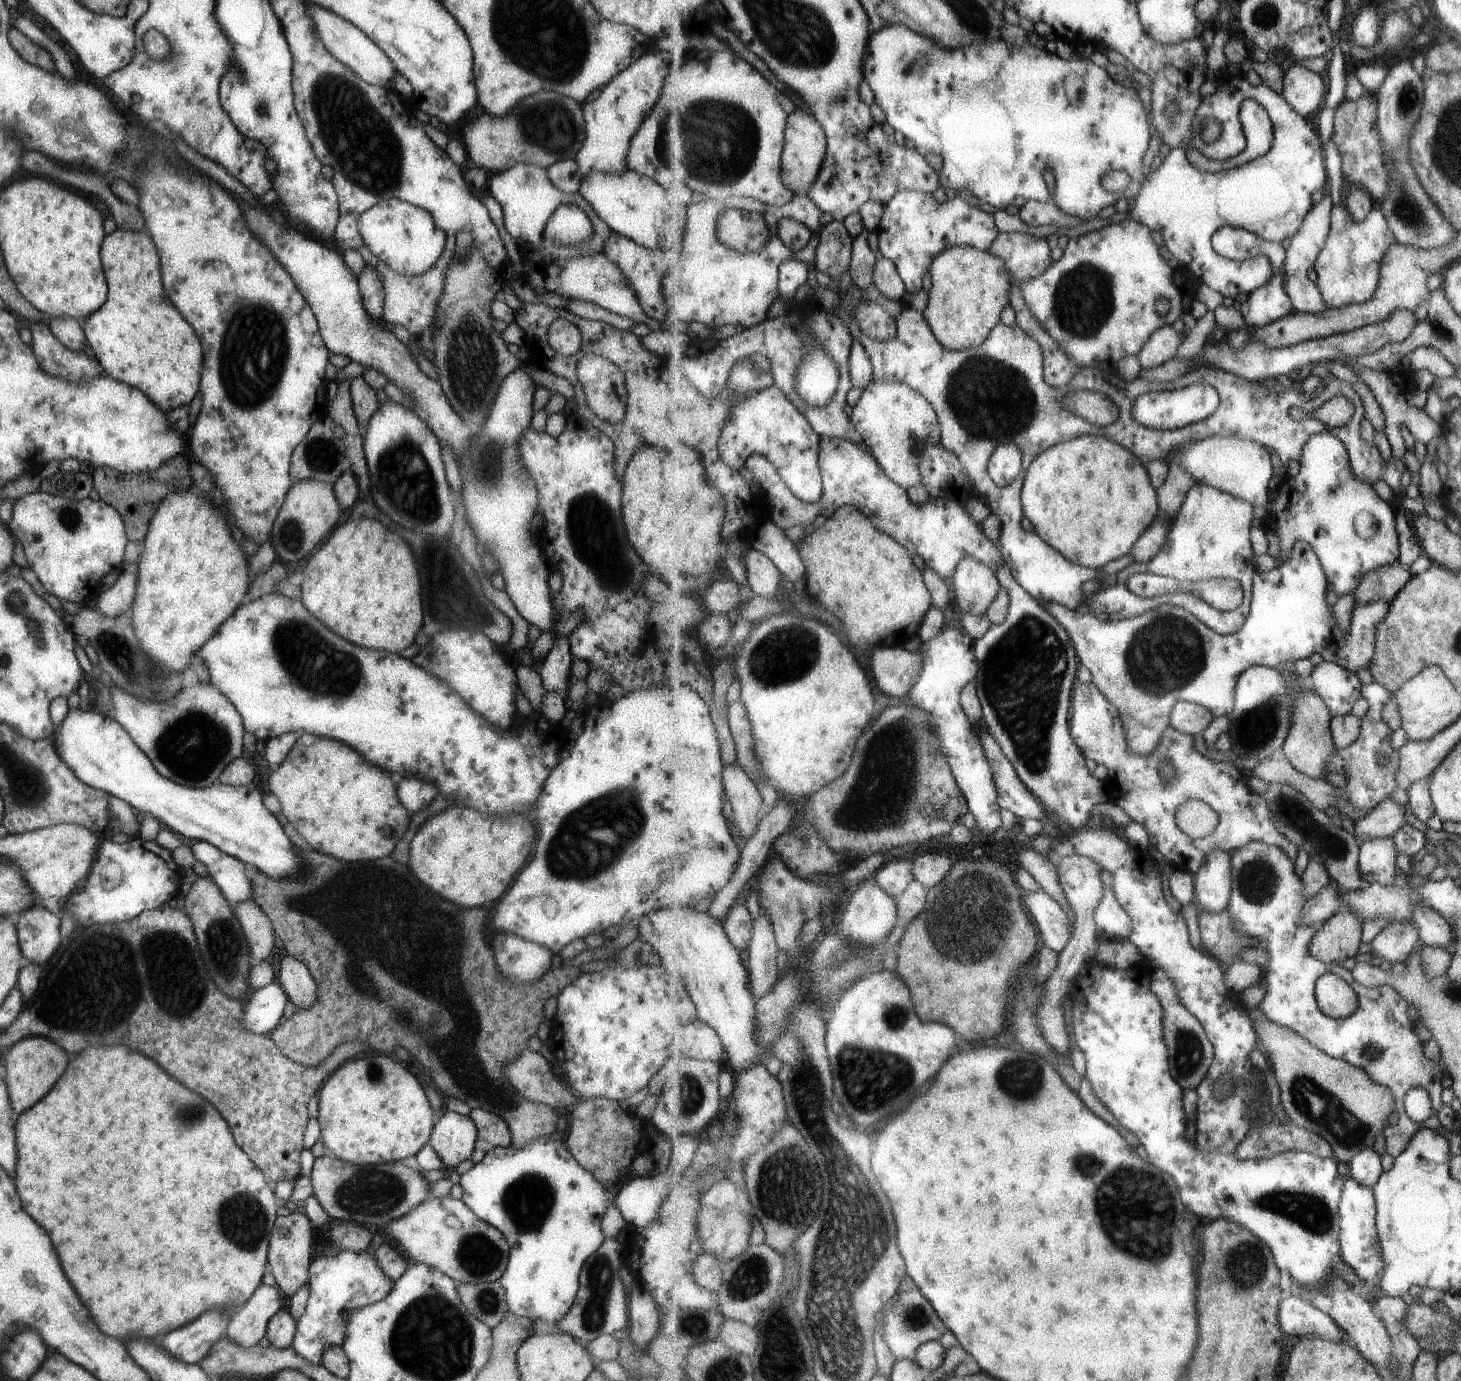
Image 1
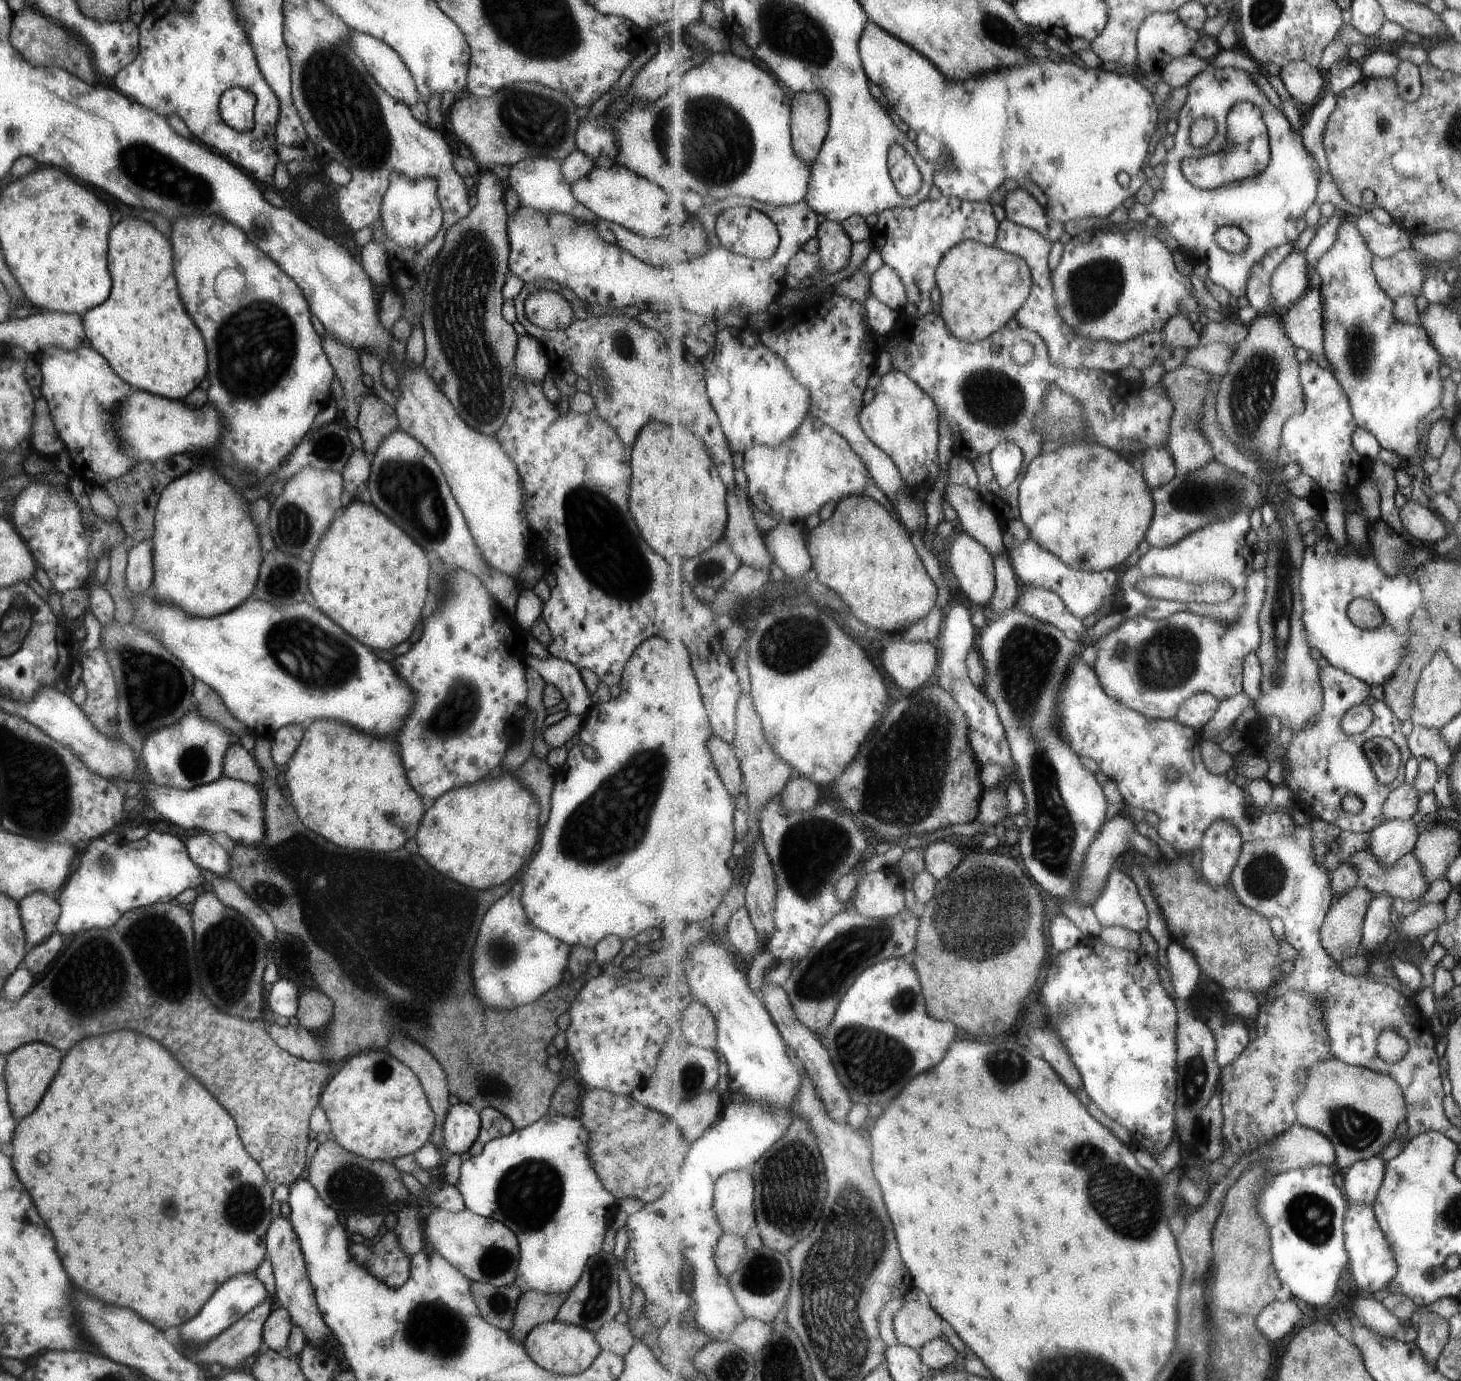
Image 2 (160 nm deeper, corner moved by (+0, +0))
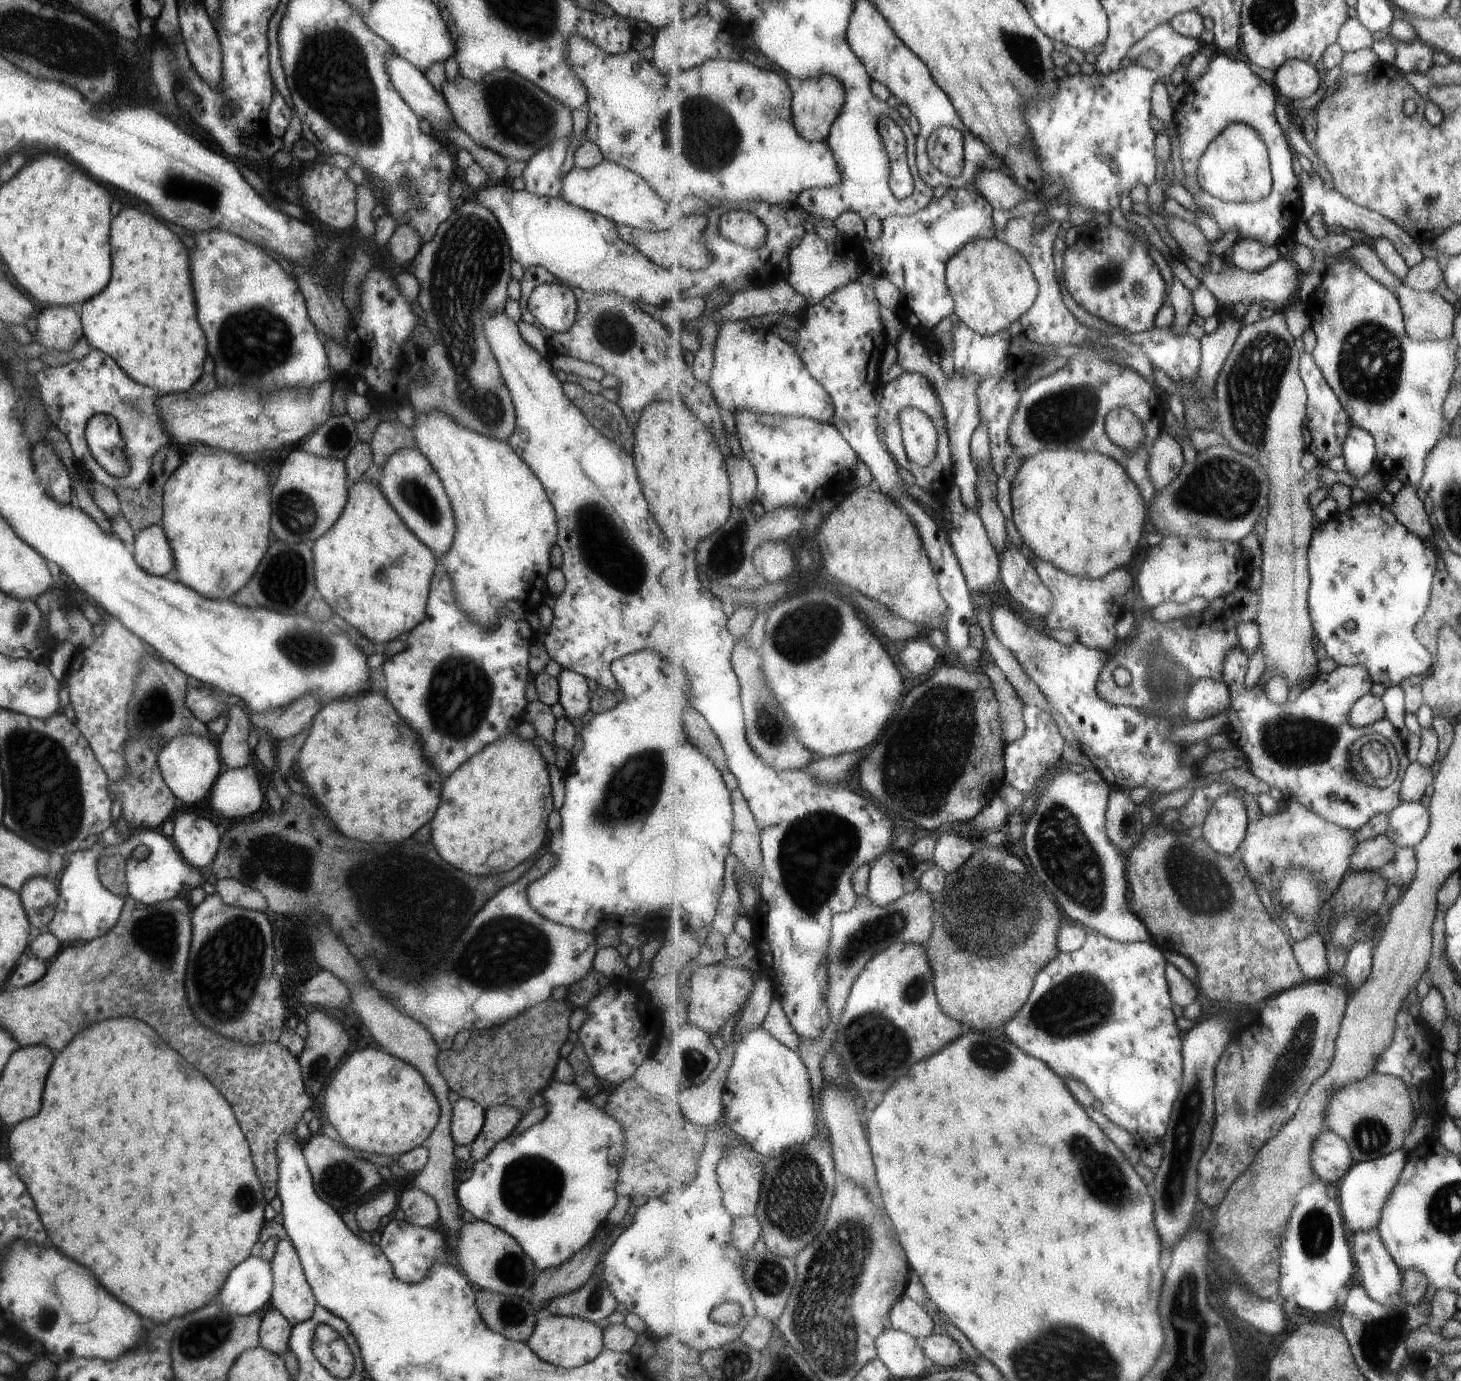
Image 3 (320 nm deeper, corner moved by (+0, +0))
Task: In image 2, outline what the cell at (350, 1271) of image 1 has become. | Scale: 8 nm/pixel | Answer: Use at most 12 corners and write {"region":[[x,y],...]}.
{"region":[[386,1230],[372,1247],[349,1244],[354,1261],[392,1289],[405,1286],[412,1259]]}

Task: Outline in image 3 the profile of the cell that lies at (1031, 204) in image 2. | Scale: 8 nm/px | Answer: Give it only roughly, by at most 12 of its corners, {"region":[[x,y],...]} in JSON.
{"region":[[1000,169],[981,171],[973,188],[994,210],[1031,195]]}

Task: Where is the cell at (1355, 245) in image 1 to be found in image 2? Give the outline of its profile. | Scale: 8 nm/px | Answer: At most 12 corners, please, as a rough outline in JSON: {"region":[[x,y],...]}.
{"region":[[1345,218],[1316,265],[1324,354],[1357,426],[1429,454],[1444,356],[1396,317]]}

